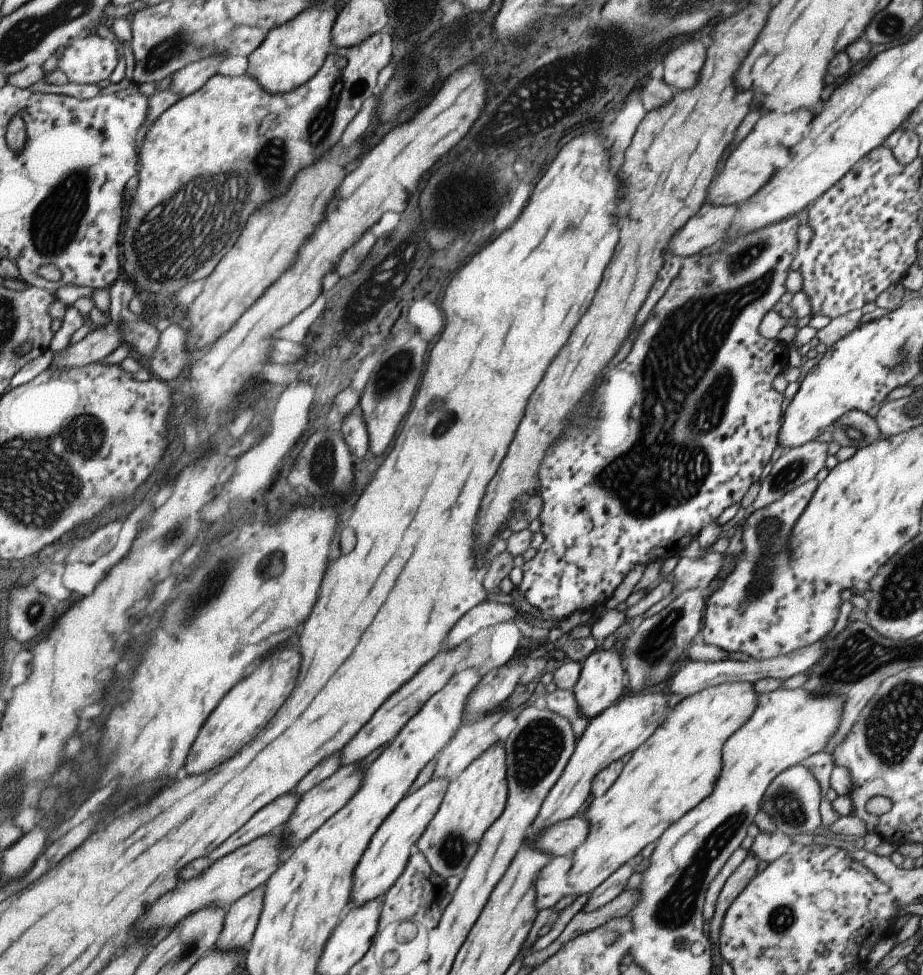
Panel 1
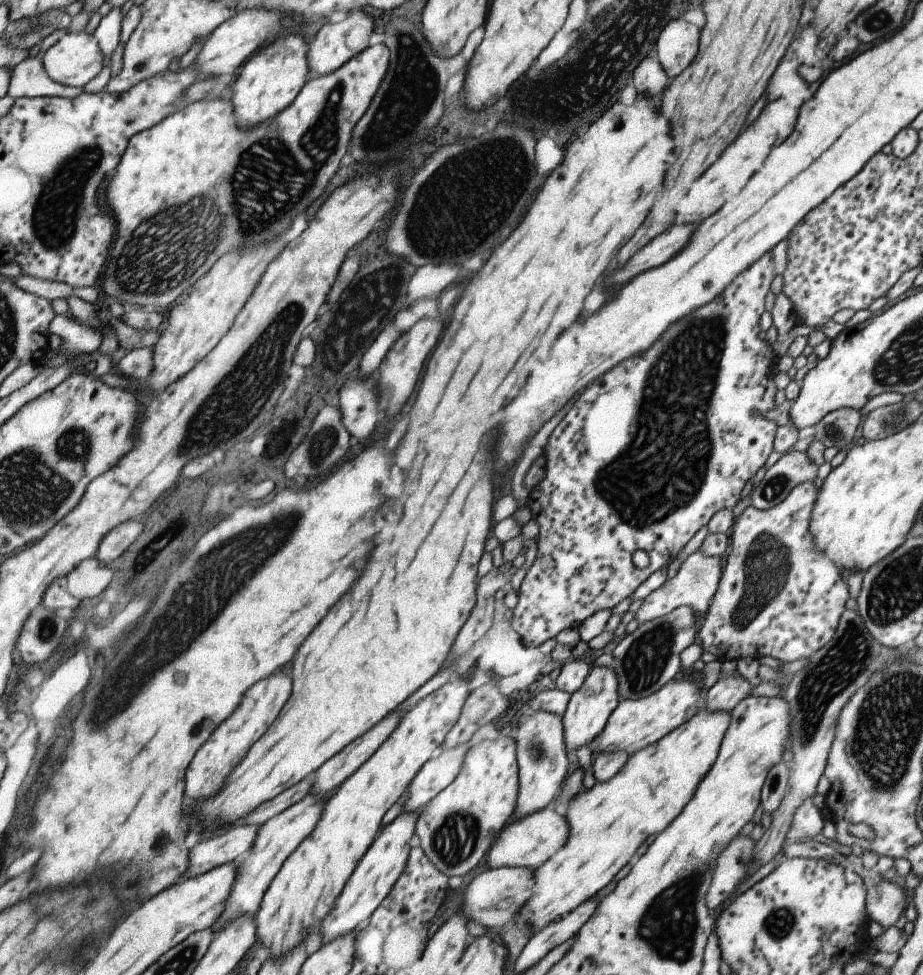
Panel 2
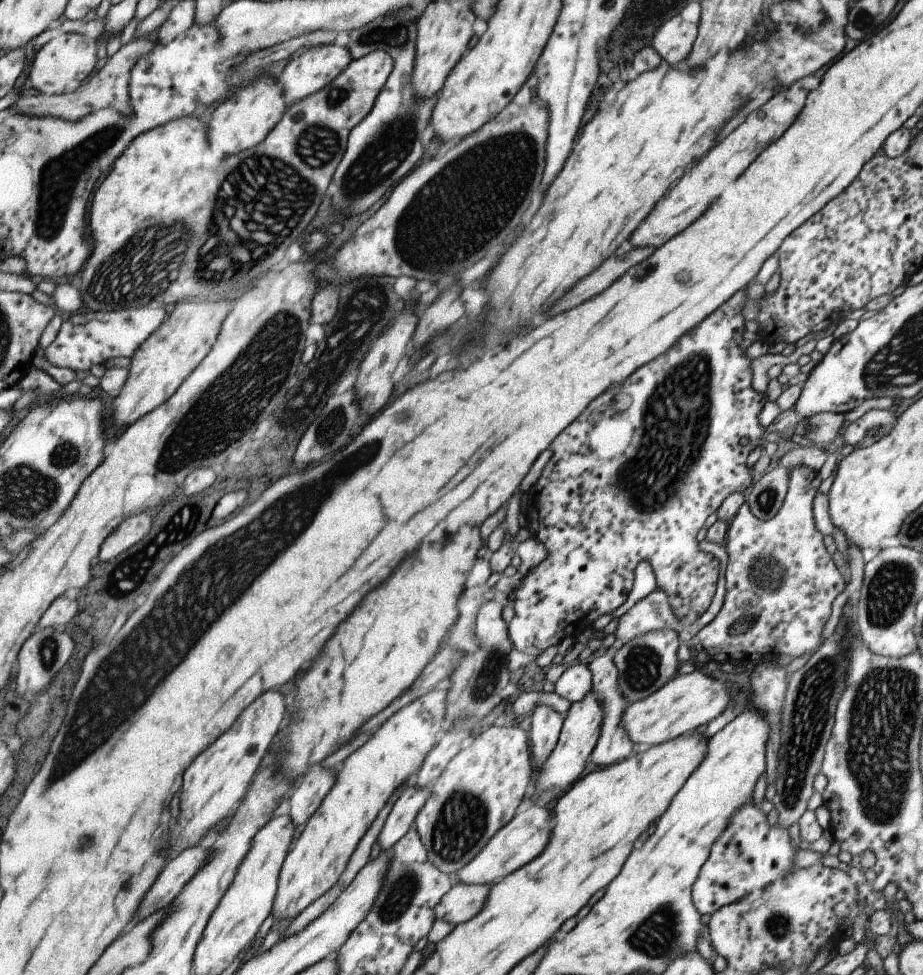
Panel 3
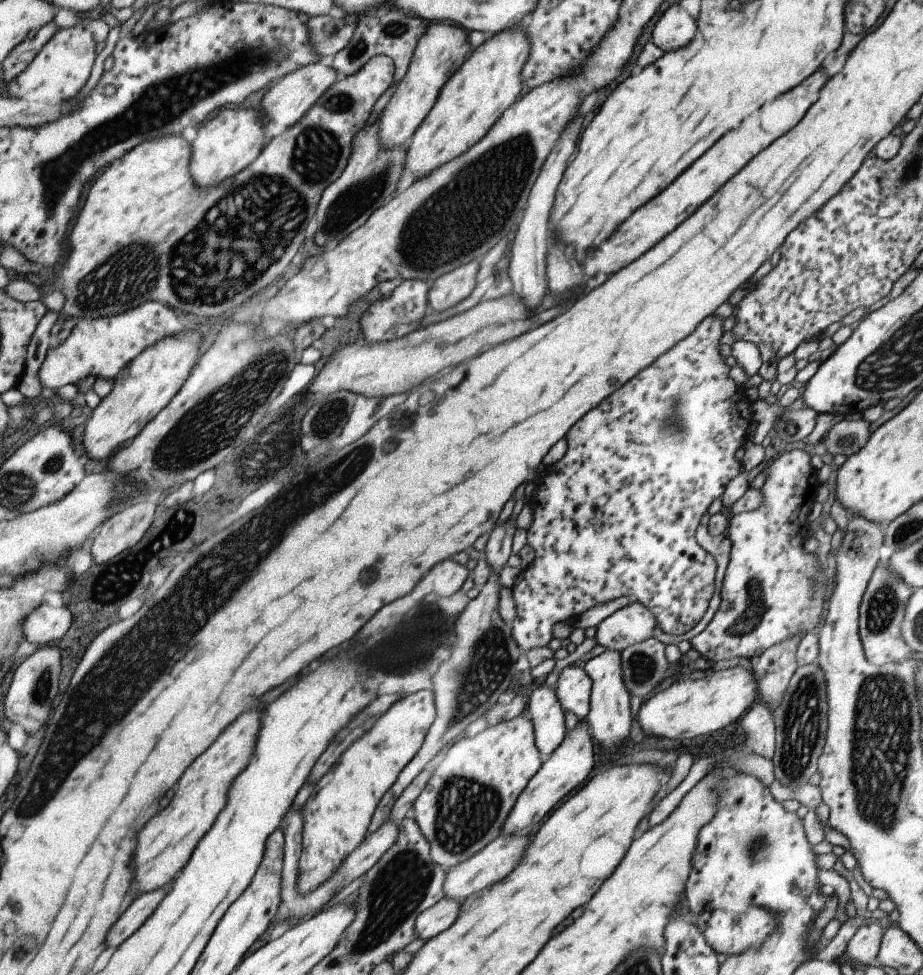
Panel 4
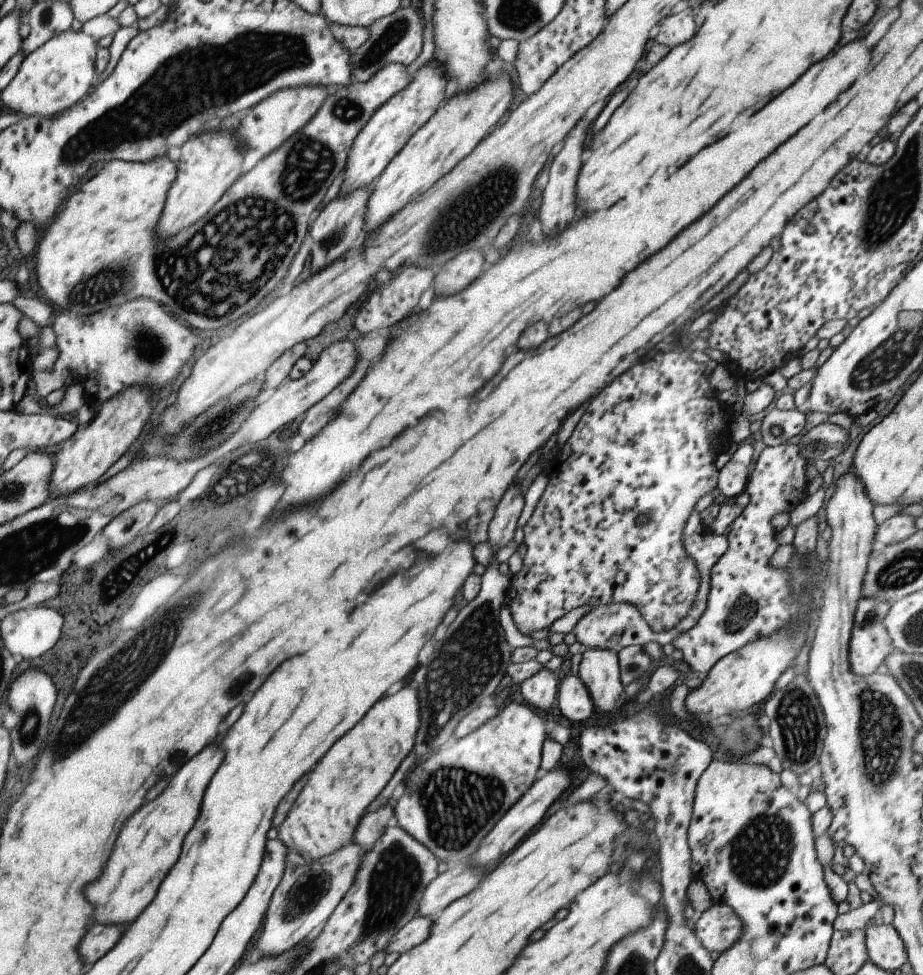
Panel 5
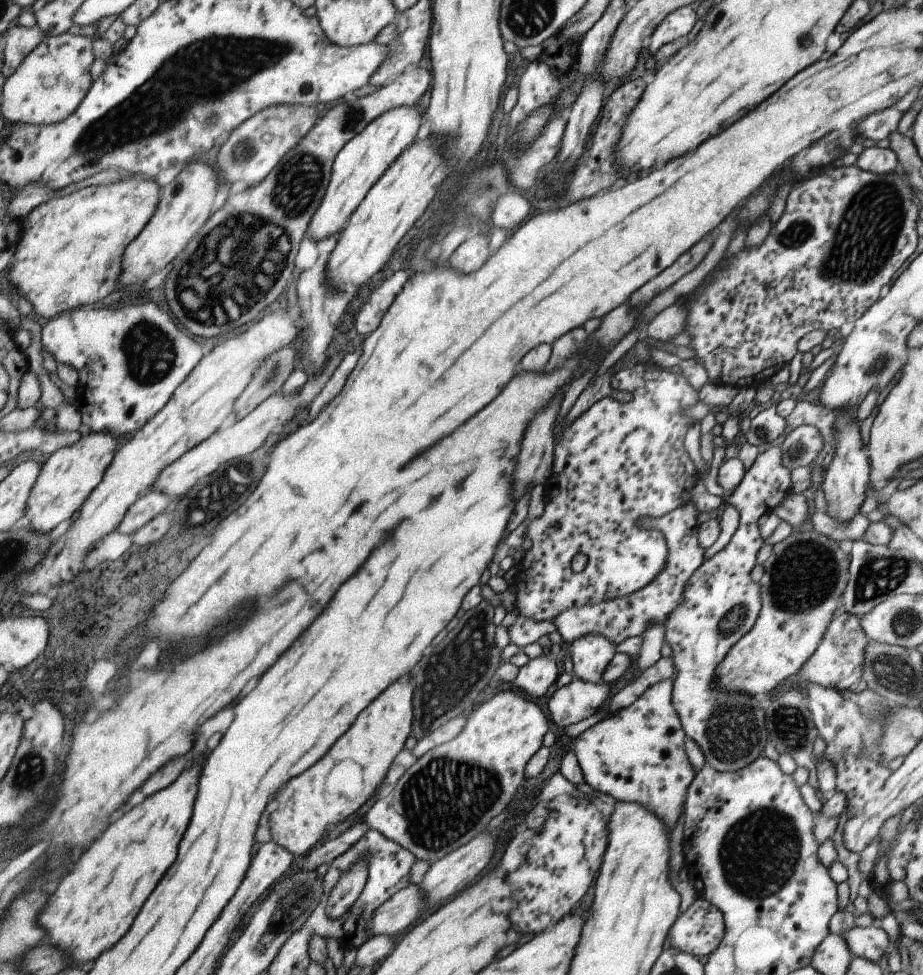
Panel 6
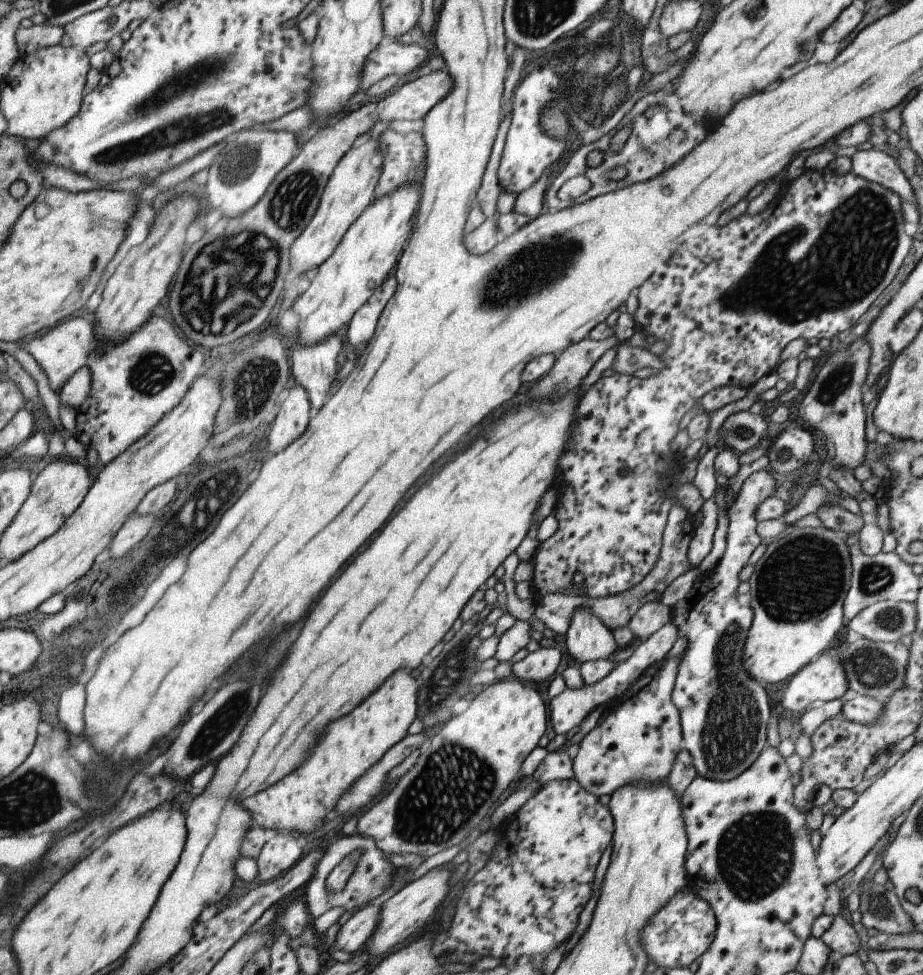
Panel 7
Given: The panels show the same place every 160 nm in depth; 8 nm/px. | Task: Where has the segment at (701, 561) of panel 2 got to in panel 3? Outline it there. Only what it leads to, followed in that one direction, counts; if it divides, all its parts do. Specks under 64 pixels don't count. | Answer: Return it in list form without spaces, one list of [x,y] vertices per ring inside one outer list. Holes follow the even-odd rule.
[[[703,539],[698,542],[698,549],[701,552],[713,555],[716,558],[719,567],[719,574],[716,580],[716,589],[714,590],[714,595],[712,596],[707,610],[705,610],[703,614],[700,614],[697,619],[693,620],[693,622],[690,622],[689,624],[684,623],[679,617],[676,617],[676,614],[671,610],[666,592],[657,587],[647,594],[645,598],[642,598],[639,600],[639,602],[636,602],[631,608],[629,608],[629,610],[627,610],[627,612],[625,612],[625,614],[622,614],[619,617],[618,626],[613,633],[615,638],[620,638],[623,643],[626,643],[628,640],[645,634],[646,632],[661,630],[662,628],[670,628],[676,632],[681,643],[688,644],[691,638],[693,638],[693,636],[695,636],[699,630],[701,630],[708,622],[713,620],[713,617],[721,608],[724,597],[724,568],[726,567],[727,562],[726,550],[724,549],[724,545],[709,542],[707,539]]]

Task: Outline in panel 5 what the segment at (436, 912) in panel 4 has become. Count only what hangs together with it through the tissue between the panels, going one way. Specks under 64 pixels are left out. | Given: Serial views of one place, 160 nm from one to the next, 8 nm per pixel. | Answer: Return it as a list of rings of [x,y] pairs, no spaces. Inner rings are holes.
[[[417,915],[411,919],[392,939],[390,946],[385,950],[385,953],[399,952],[400,954],[406,953],[423,944],[433,930],[435,918],[428,916]]]

